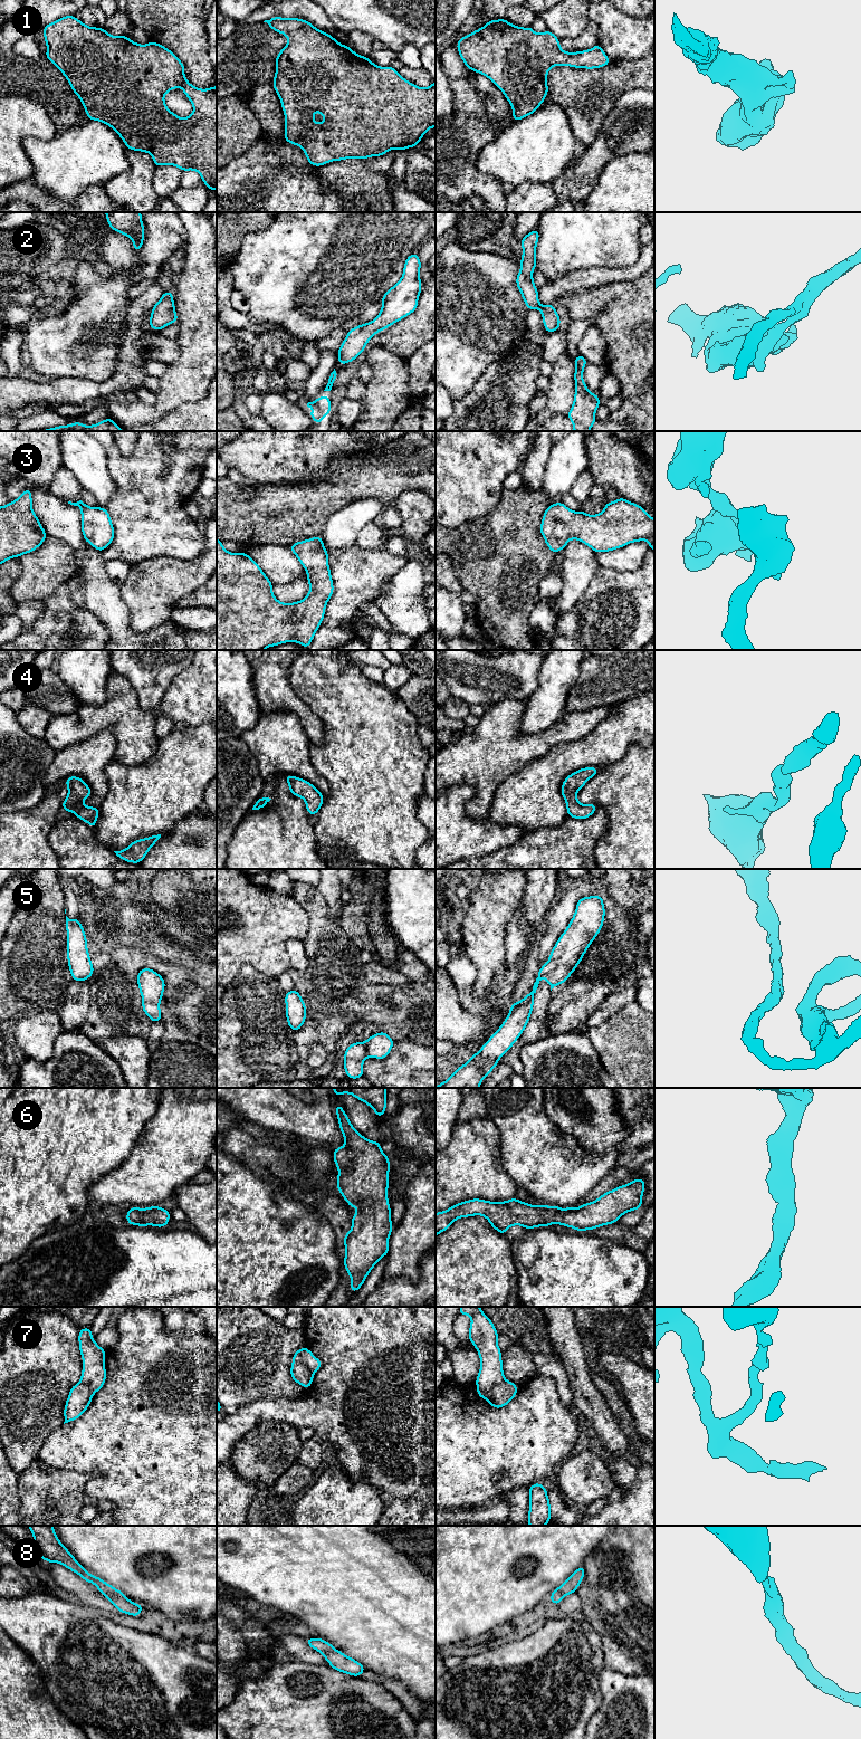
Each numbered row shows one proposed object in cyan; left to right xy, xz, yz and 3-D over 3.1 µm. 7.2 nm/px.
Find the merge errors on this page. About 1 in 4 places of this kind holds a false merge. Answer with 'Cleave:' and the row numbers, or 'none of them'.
Cleave: 7

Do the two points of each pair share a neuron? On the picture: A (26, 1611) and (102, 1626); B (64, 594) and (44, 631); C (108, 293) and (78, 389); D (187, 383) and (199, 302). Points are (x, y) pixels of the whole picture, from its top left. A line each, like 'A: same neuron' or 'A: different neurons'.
A: same neuron
B: same neuron
C: different neurons
D: same neuron

